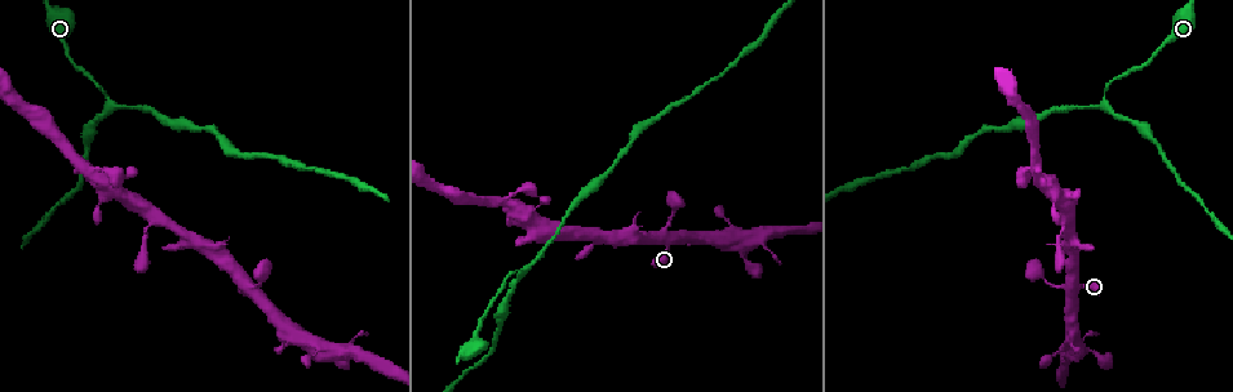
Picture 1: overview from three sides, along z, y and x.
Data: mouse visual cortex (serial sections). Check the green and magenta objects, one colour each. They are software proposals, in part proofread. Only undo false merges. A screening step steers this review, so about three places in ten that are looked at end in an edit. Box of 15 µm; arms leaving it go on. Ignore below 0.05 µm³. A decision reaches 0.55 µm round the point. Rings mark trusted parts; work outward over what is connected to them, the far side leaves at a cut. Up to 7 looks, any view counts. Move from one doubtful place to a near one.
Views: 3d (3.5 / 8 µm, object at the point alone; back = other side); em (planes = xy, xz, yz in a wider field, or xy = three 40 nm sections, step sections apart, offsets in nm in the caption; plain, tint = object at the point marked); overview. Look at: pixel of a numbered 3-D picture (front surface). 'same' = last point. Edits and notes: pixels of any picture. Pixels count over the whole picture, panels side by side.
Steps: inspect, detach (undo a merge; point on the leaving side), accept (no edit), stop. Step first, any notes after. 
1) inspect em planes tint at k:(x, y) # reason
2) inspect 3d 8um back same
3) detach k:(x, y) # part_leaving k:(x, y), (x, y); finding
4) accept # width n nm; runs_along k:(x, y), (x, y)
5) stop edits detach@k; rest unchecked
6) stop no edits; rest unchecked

inspect 3d 3.5um at 1:(1103, 97) # branch point

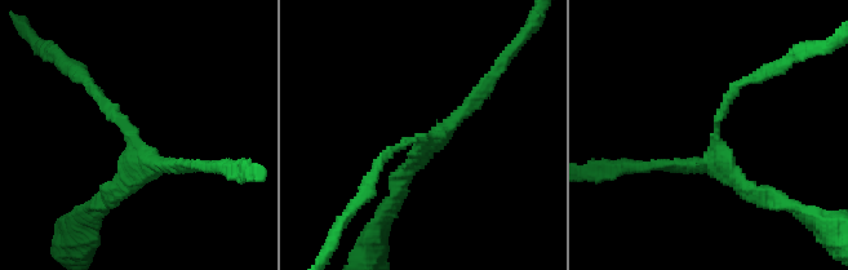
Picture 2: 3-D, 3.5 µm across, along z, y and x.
inspect em xy step 5 tint at 2:(129, 137) # arms 3; arm_widths 100, 150, 200 nm

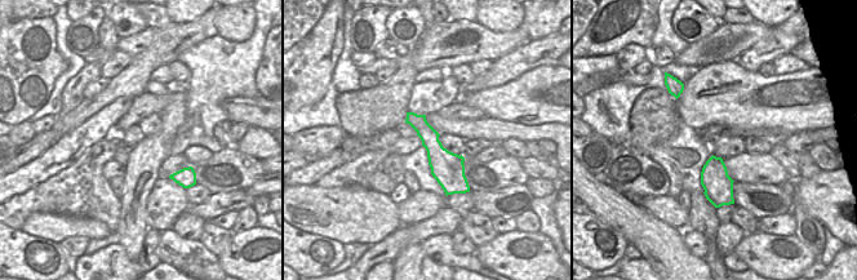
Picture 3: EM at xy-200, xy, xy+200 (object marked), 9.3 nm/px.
accept # runs_along 3:(409, 115), (430, 137), (456, 190); all the same cell

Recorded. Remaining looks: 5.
inspect 3d 3.5um at 1:(506, 204)

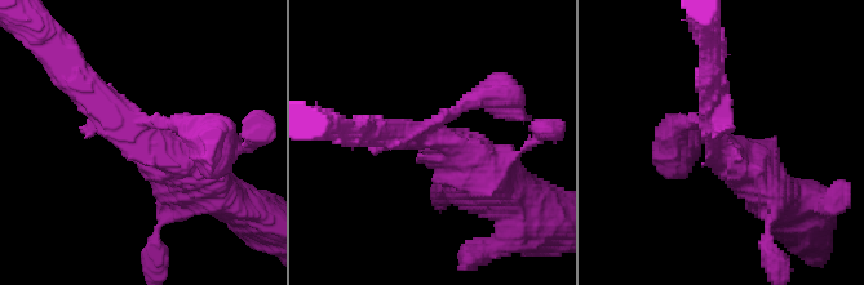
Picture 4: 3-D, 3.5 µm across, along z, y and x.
inspect em xy step 1 tint at 4:(429, 136) # arms 3; arm_widths 200, 350, 700 nm; now the EM

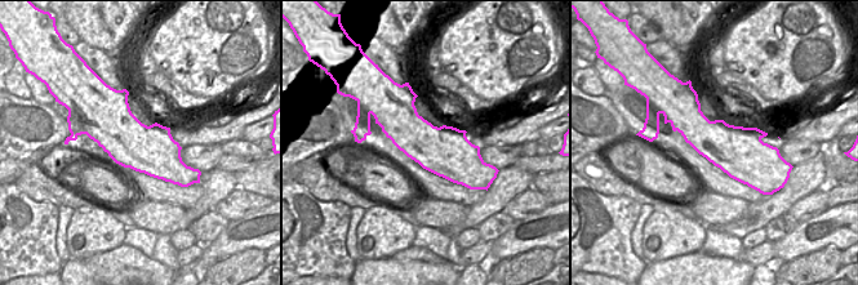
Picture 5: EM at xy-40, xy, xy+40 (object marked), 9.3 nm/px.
accept # runs_along 4:(202, 178), (138, 138), (79, 75); all the same cell

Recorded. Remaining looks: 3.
inspect 3d 8um at 1:(1085, 351) # narrows sharply

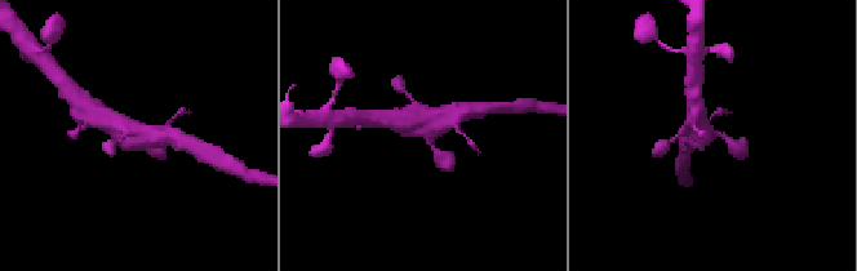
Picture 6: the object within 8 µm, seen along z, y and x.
inspect 3d 3.5um at 6:(430, 135)

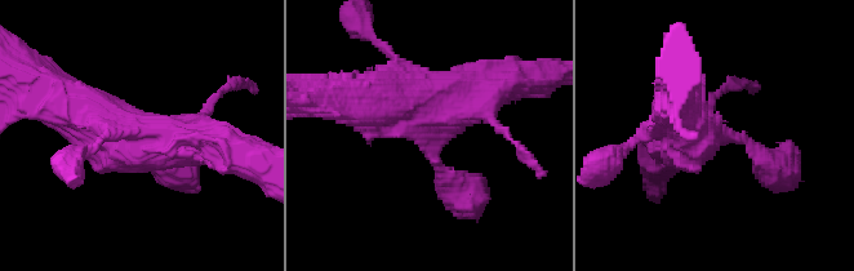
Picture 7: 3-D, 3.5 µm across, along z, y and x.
inspect em xy step 5 tint at 7:(721, 137)

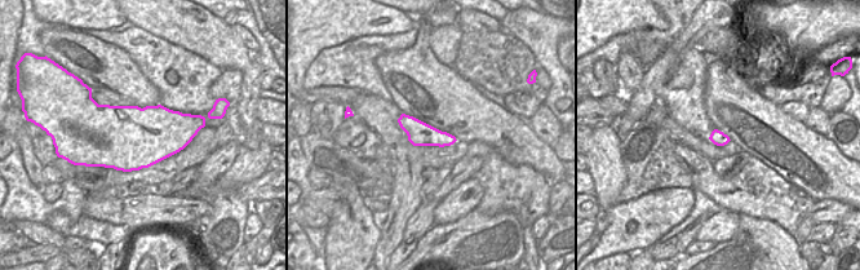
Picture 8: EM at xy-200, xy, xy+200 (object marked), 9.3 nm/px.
accept # runs_along 7:(56, 100), (123, 140), (214, 143); all the same cell

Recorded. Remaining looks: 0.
stop no edits; rest unchecked

